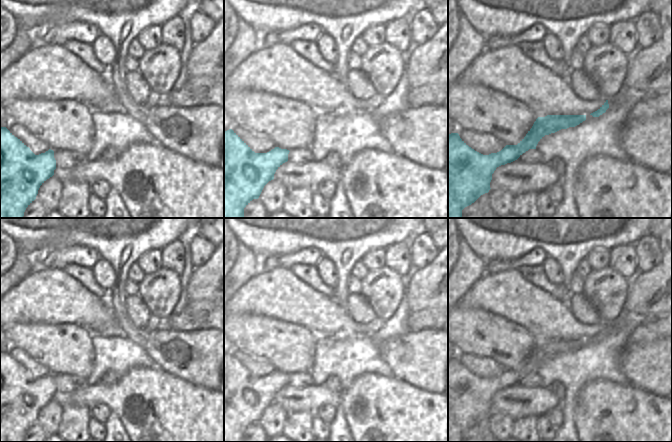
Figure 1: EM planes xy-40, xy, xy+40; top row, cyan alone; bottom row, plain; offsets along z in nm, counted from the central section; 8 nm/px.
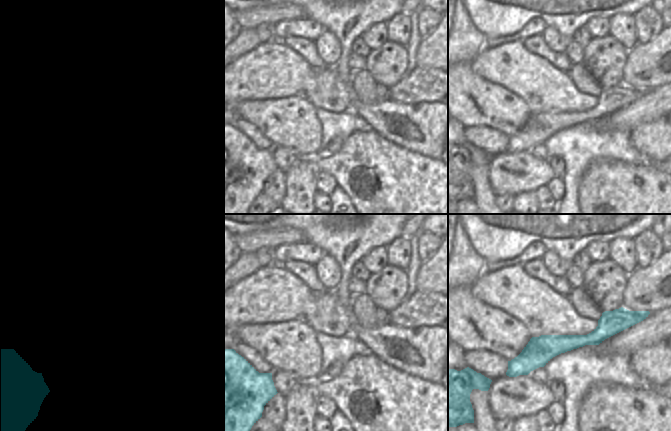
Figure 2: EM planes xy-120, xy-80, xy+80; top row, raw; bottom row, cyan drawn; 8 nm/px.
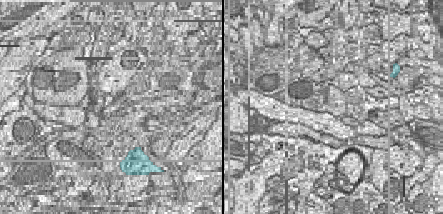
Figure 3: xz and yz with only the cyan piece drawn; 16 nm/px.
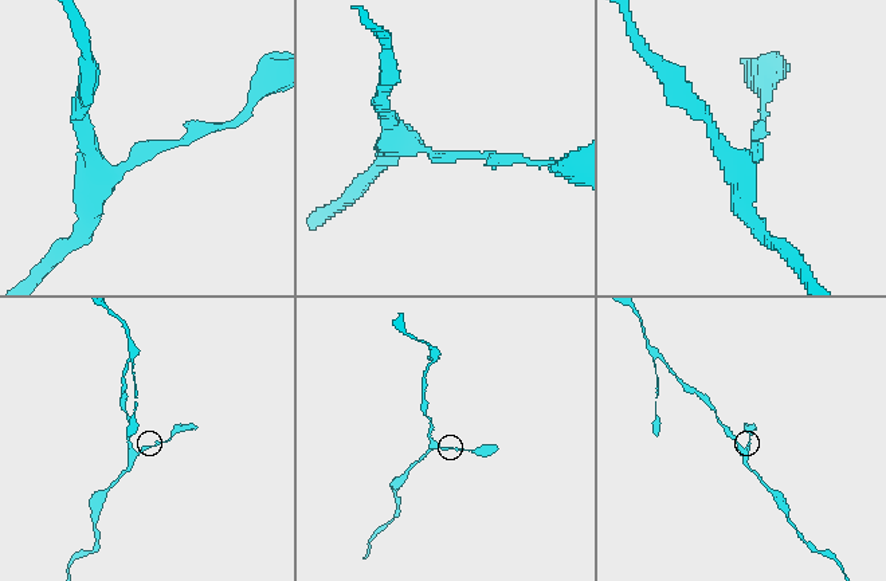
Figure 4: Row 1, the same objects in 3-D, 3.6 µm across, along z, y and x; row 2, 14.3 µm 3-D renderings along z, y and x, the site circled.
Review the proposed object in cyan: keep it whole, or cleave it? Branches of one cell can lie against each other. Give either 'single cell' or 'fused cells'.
single cell

